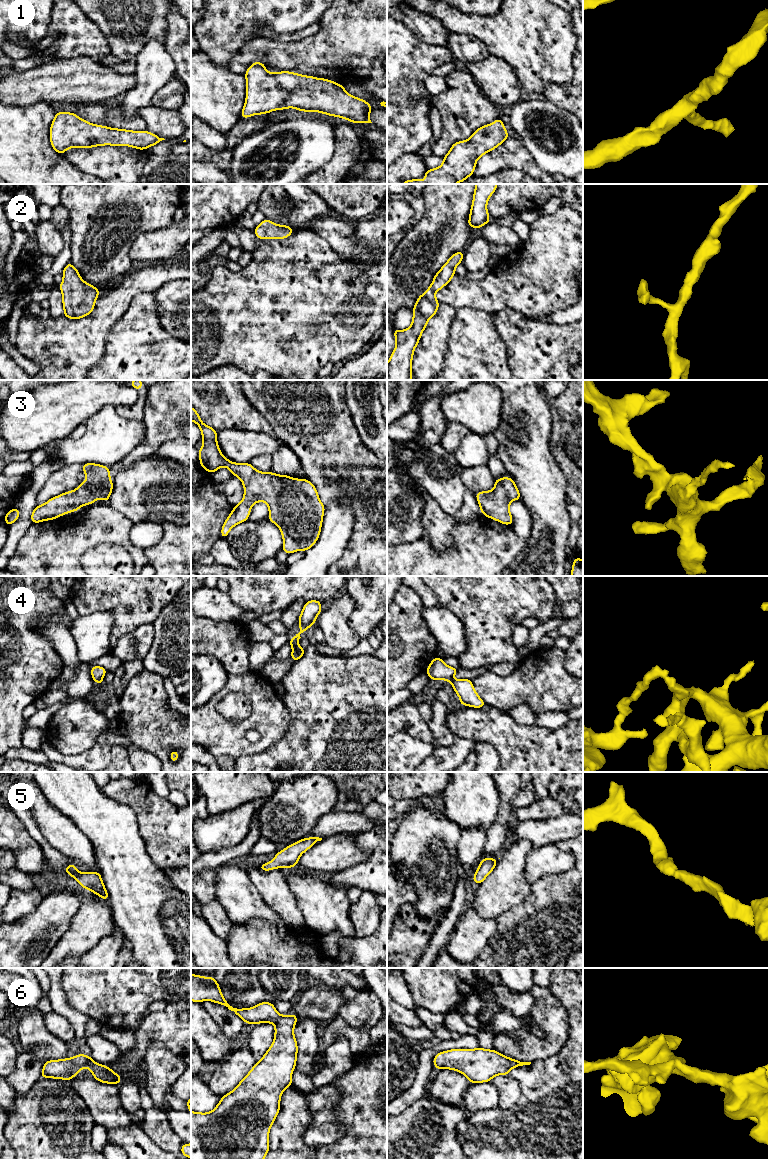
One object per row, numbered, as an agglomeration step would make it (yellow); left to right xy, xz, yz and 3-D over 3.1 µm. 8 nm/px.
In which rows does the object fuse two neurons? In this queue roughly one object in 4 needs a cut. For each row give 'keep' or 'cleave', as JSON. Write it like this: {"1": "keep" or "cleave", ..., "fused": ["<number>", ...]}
{"1": "keep", "2": "keep", "3": "keep", "4": "keep", "5": "keep", "6": "keep", "fused": []}

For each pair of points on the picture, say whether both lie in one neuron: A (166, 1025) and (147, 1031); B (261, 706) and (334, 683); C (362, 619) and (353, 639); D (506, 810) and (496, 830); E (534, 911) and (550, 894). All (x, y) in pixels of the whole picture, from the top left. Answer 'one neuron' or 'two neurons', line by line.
A: one neuron
B: two neurons
C: two neurons
D: one neuron
E: one neuron

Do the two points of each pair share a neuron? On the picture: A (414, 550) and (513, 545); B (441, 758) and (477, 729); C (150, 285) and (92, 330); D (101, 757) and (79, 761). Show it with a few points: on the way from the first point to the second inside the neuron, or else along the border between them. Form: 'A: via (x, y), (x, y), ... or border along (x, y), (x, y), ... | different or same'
A: via (439, 562), (474, 562), (484, 552), (489, 552) | same
B: border along (455, 736), (468, 738), (473, 743) | different
C: via (135, 285), (105, 315) | same
D: via (96, 758), (86, 758), (84, 760) | same

